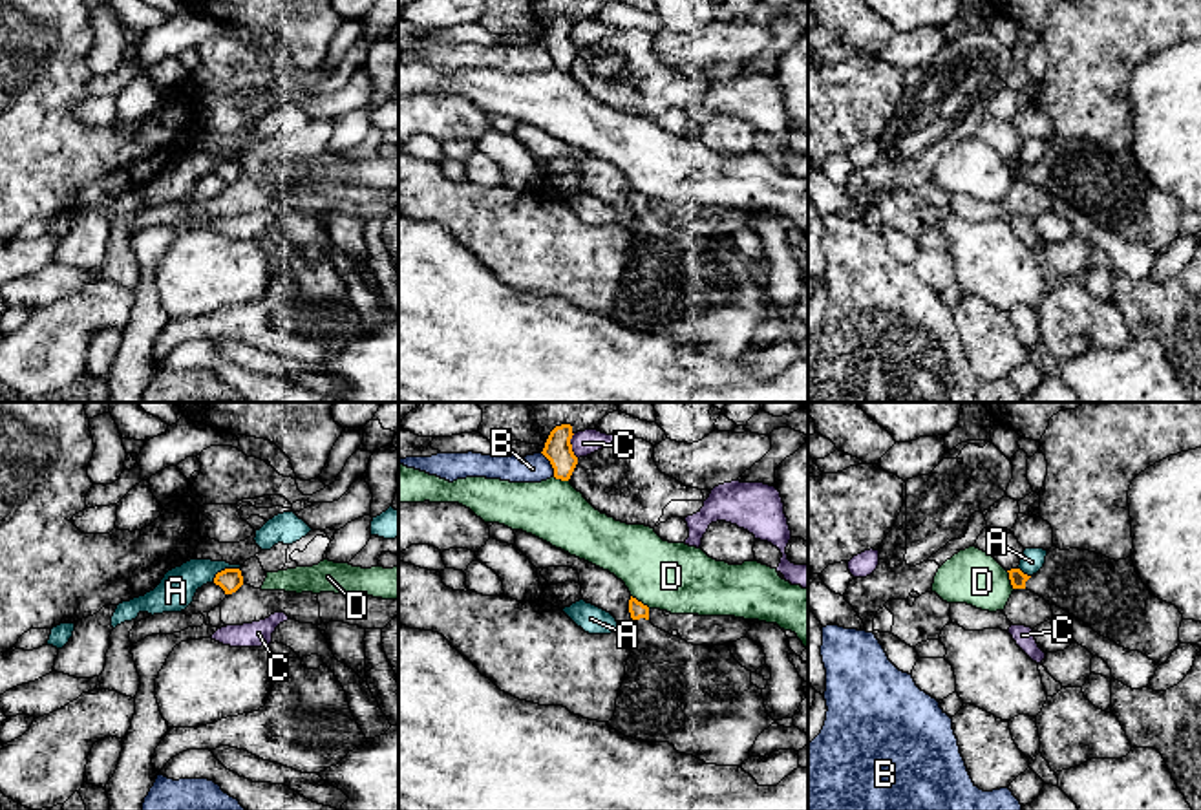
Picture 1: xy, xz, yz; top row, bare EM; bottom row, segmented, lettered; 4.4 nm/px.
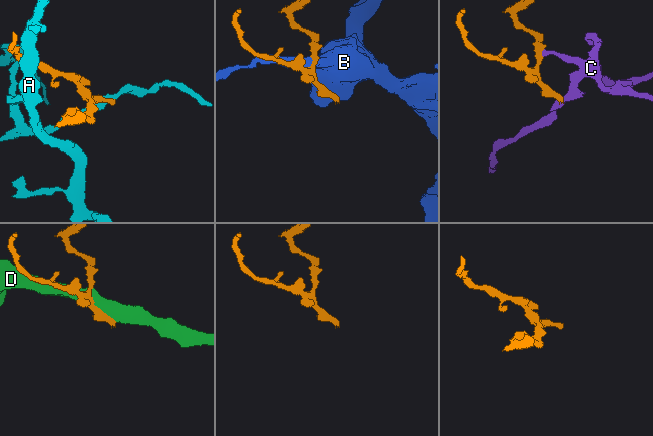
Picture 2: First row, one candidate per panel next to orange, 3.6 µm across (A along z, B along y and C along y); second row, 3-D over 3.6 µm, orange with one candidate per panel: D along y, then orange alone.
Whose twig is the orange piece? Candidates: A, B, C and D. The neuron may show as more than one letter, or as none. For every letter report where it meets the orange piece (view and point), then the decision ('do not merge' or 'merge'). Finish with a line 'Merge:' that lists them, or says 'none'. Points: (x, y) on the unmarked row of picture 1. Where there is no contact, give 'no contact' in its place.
A: contact xy (223, 161); do not merge
B: contact xz (551, 53); do not merge
C: contact xz (571, 37); do not merge
D: contact xz (640, 192); do not merge
Merge: none

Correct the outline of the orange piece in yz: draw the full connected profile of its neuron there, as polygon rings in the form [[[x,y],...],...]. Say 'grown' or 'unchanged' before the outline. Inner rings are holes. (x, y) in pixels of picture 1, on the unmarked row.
grown; [[[1051,137],[1044,157],[1027,166],[1011,159],[1013,179],[1027,179],[1117,236],[1164,254],[1179,238],[1183,205],[1150,185],[1132,148],[1110,150],[1089,141]]]

